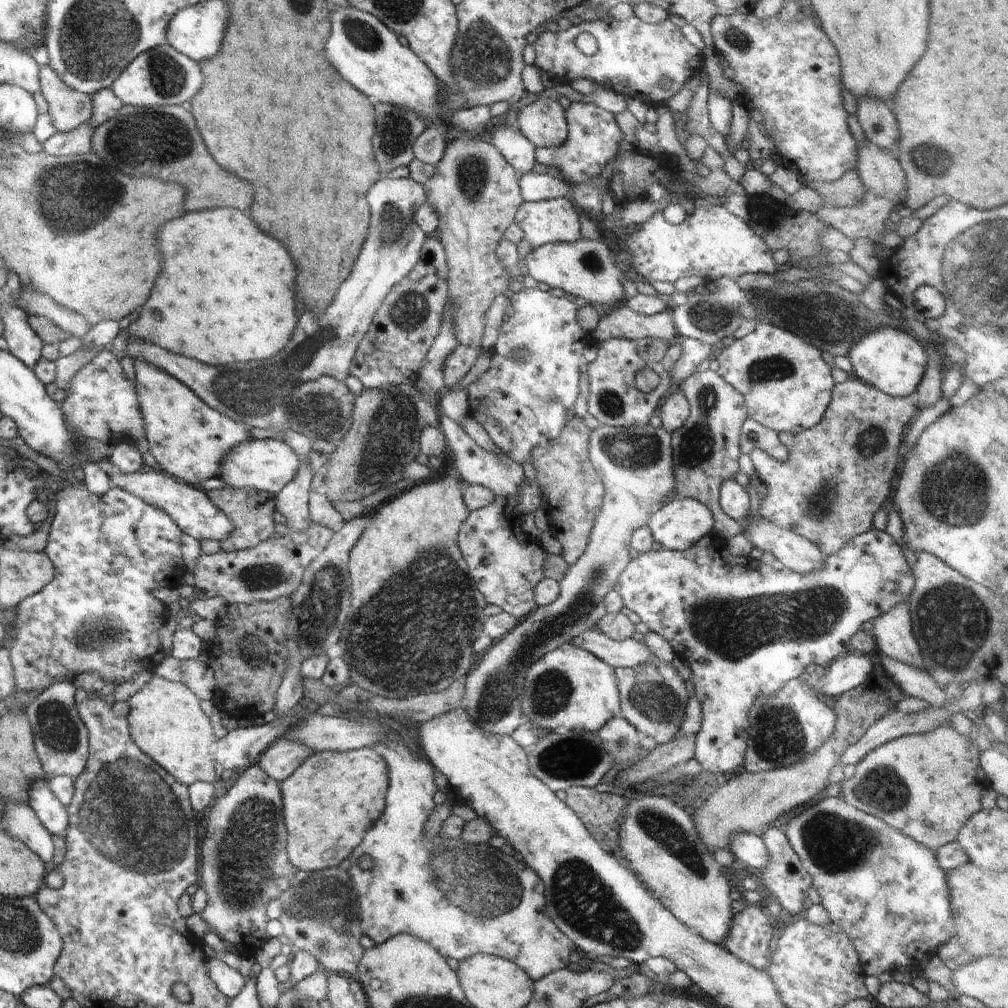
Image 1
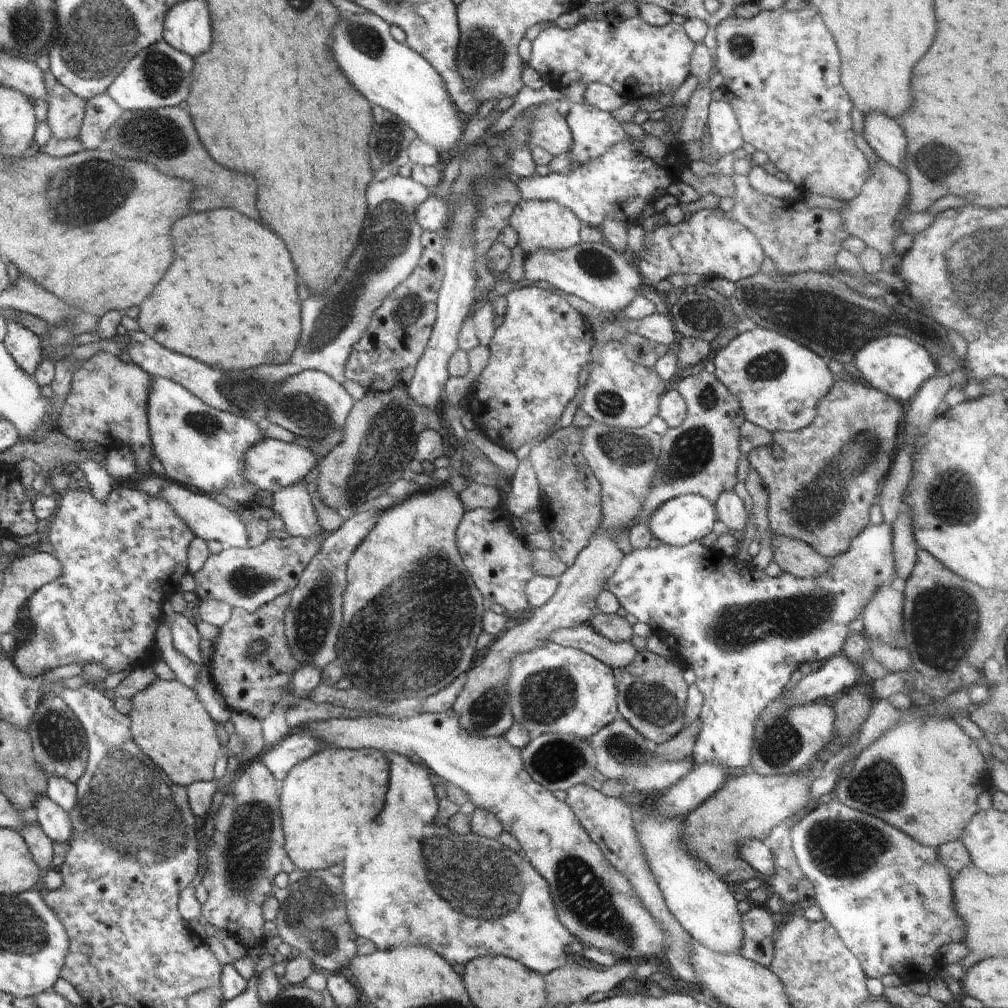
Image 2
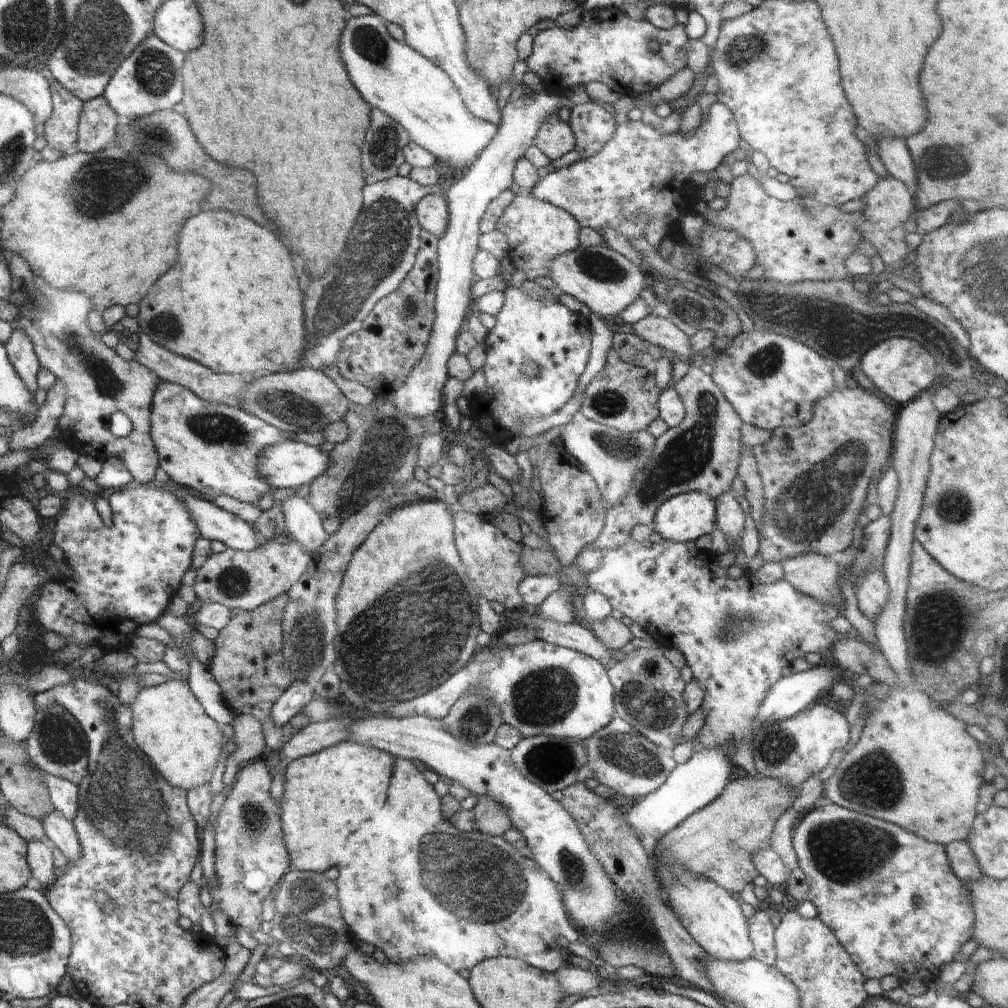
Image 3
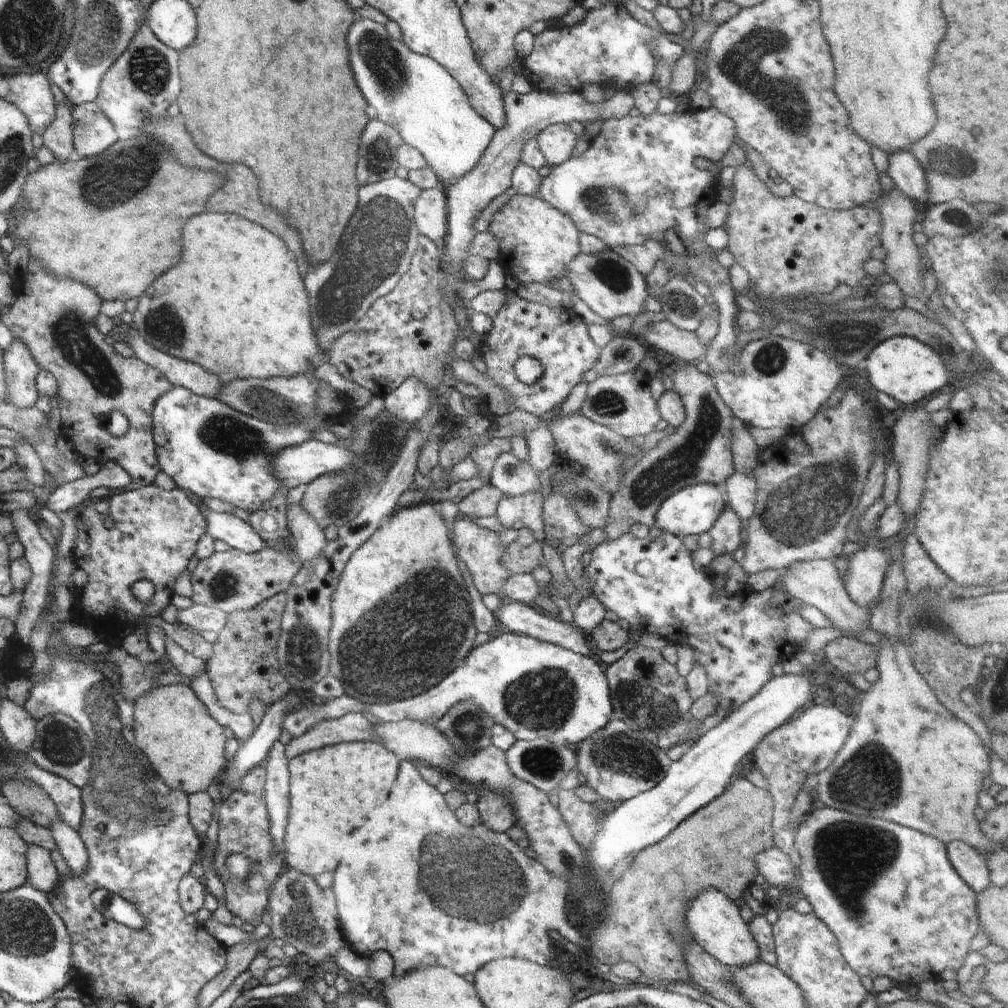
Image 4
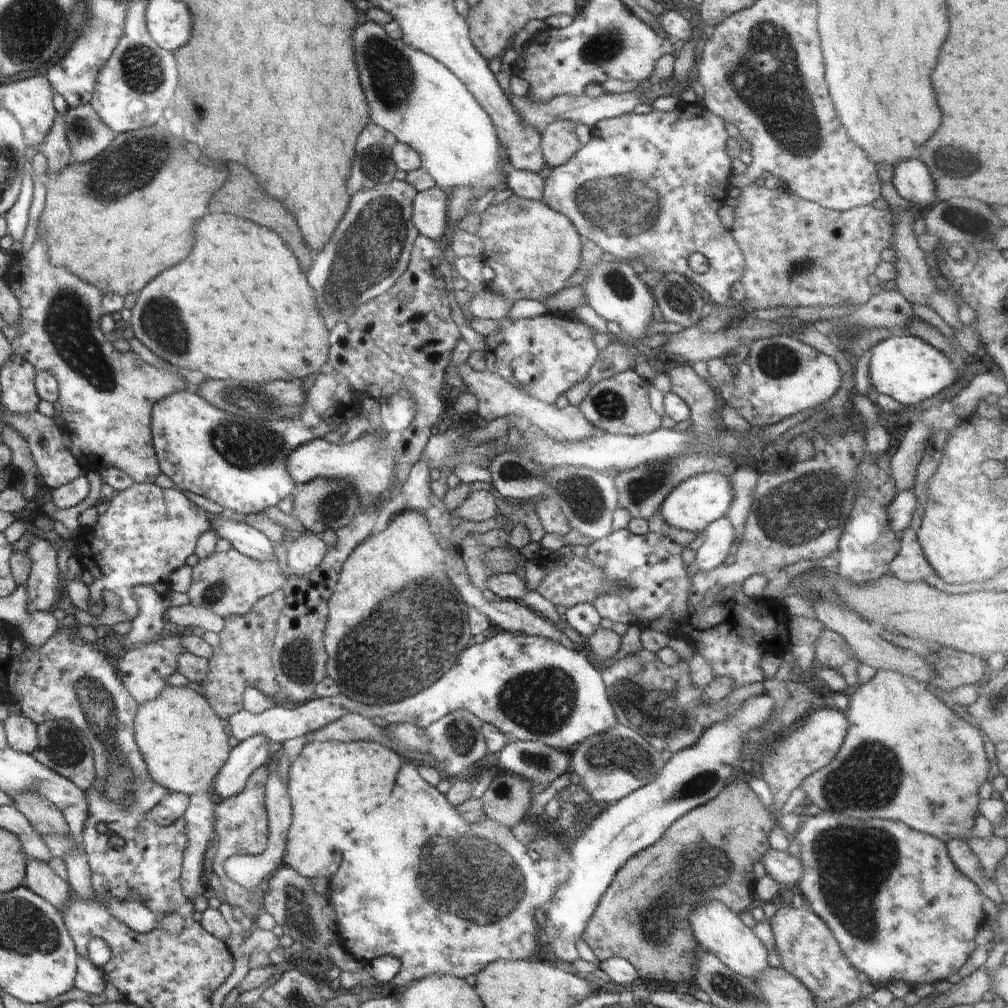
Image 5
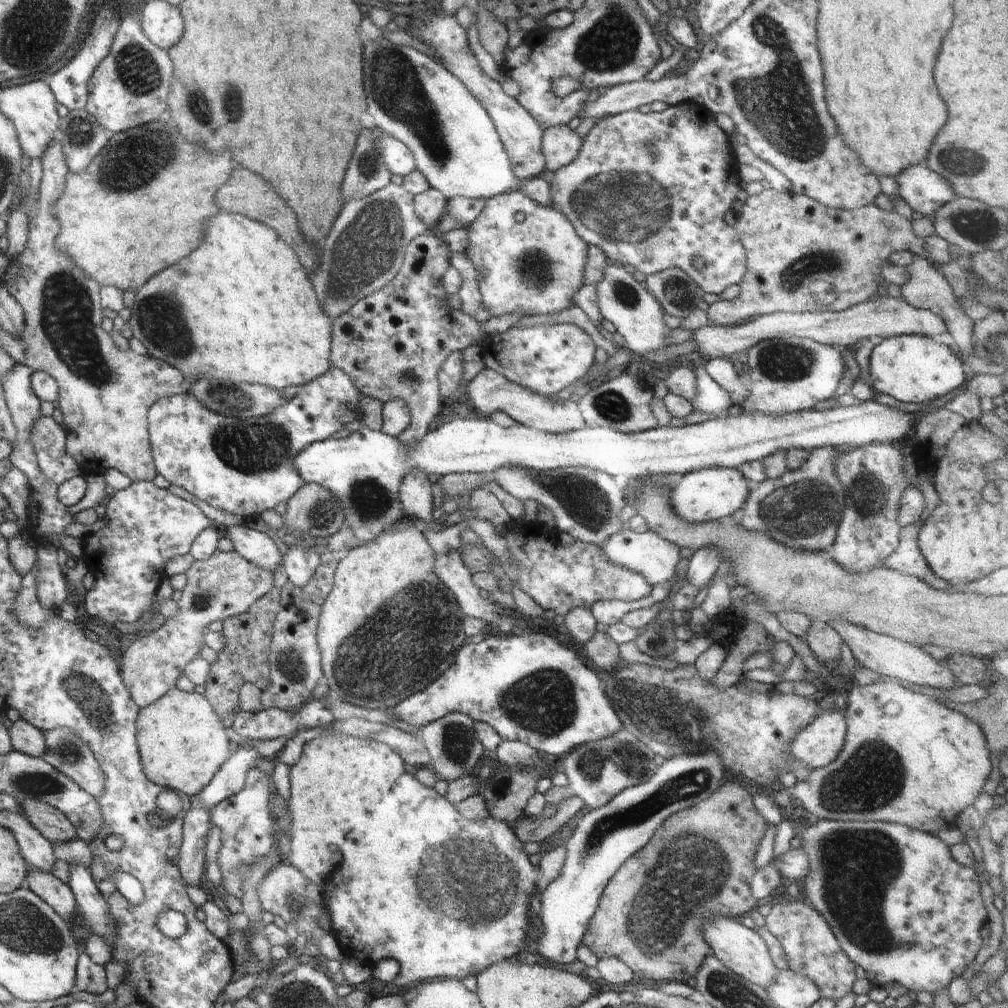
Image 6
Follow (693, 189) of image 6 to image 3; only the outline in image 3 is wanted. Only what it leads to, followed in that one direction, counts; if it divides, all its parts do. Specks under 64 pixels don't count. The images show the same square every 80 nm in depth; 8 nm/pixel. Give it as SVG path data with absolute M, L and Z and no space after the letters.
M720 102L712 104L708 117L702 118L702 121L696 132L690 136L684 136L679 131L671 135L660 134L642 121L630 120L626 125L617 123L613 136L591 157L584 157L566 168L552 168L546 176L540 177L526 194L563 208L581 227L590 227L602 234L610 230L626 240L639 240L637 237L644 236L646 222L660 214L666 214L668 222L680 222L680 218L688 213L698 214L695 202L697 198L704 200L700 193L685 187L688 178L694 172L714 170L727 154L738 148L741 136L734 115L727 106Z

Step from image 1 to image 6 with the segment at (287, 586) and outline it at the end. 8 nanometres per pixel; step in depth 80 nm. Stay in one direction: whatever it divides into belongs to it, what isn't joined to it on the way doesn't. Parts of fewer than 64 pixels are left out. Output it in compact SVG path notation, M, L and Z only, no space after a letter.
M217 550L206 560L195 560L185 574L187 584L181 590L176 616L167 618L158 630L137 634L123 647L120 657L123 680L140 709L153 704L175 687L184 668L200 655L203 633L211 622L242 615L274 587L272 571L252 564L235 550Z

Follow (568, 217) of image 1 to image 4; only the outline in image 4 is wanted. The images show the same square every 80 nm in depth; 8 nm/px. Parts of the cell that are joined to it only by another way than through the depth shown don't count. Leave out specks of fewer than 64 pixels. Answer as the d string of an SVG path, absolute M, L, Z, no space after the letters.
M511 193L511 198L494 214L494 218L490 220L488 231L496 240L498 240L498 260L507 276L512 276L518 287L524 284L542 284L548 286L556 283L560 278L564 278L564 268L581 253L579 248L580 233L576 229L574 222L558 212L556 208L552 208L537 197L518 196Z

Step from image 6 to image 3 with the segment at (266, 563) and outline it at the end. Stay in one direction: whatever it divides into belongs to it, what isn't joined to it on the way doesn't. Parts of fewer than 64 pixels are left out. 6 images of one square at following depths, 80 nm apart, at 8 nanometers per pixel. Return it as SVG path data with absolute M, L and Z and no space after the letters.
M184 489L174 494L182 501L191 519L196 524L200 536L206 540L222 542L227 548L249 551L260 543L249 523L220 507L206 498L192 496Z

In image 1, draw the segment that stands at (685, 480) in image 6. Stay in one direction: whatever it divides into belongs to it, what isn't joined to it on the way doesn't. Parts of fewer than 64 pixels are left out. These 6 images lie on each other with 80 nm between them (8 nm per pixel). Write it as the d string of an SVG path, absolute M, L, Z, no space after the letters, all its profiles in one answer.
M674 498L652 513L647 527L652 533L653 540L663 546L664 549L684 552L703 536L712 534L714 523L713 514L705 504L696 499Z

